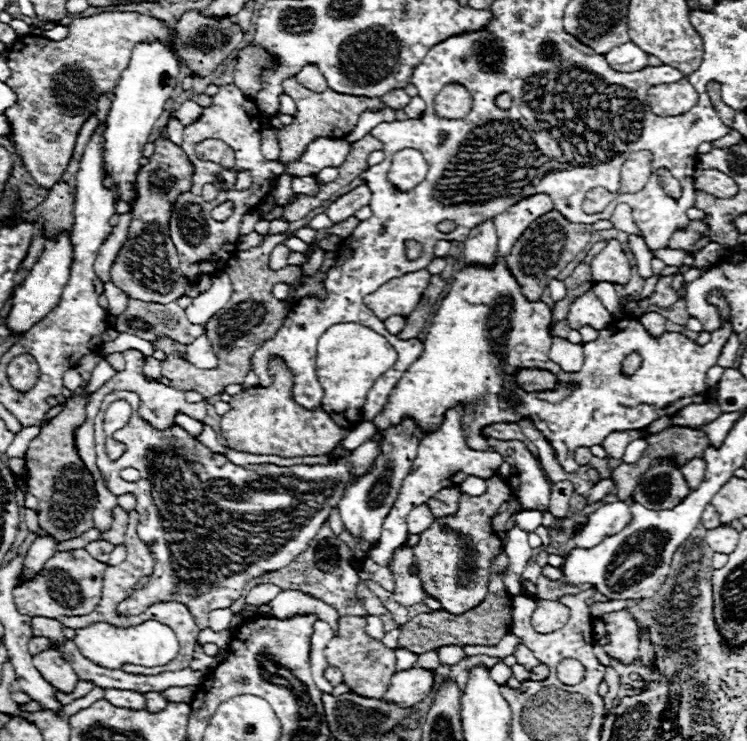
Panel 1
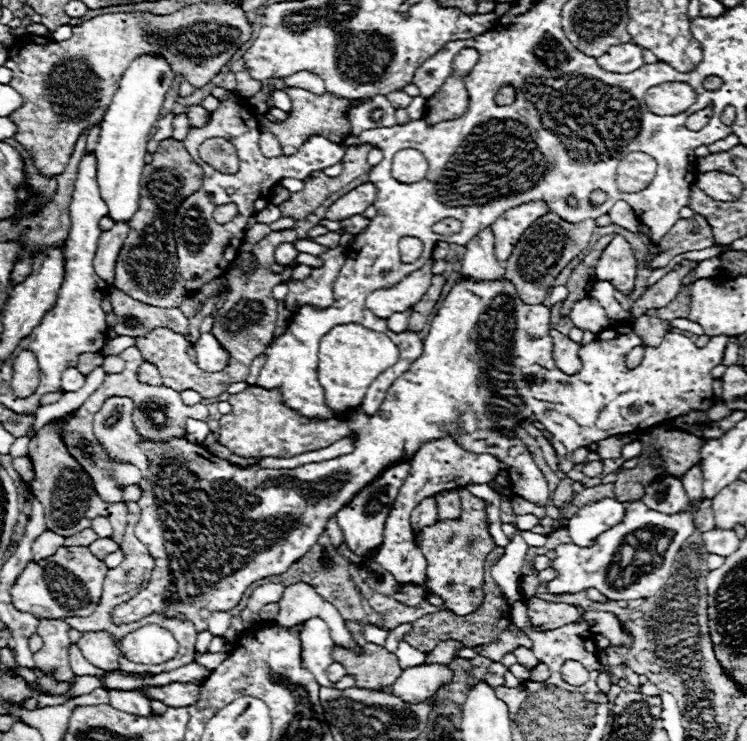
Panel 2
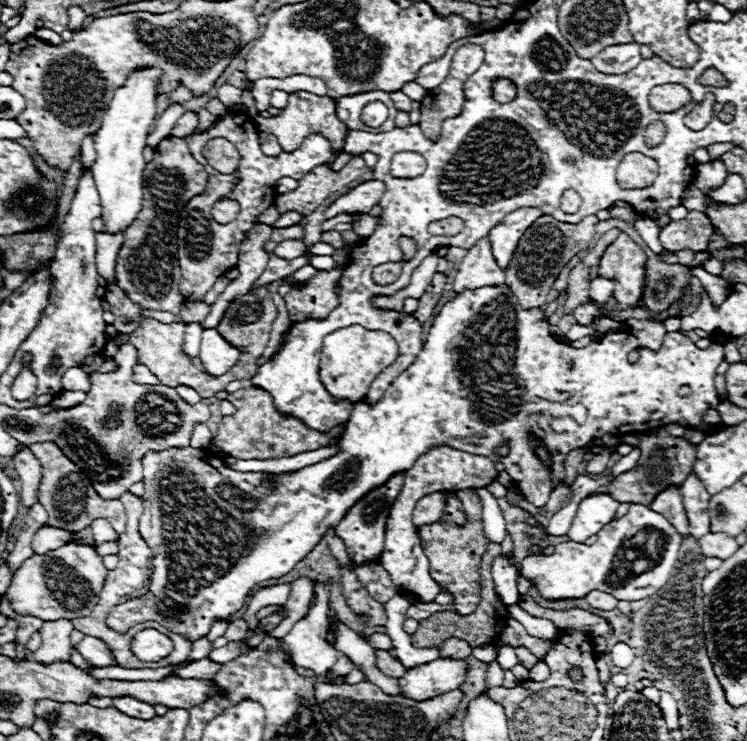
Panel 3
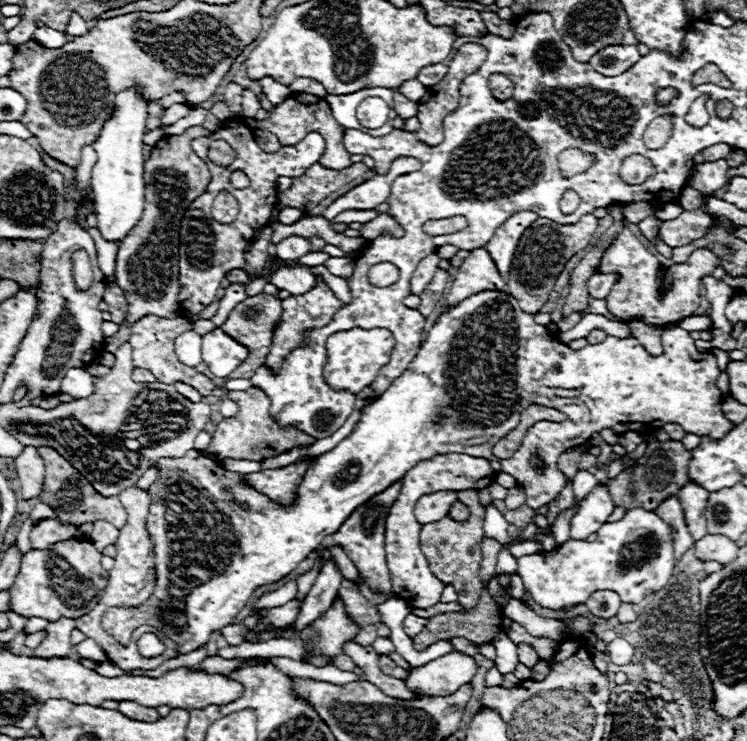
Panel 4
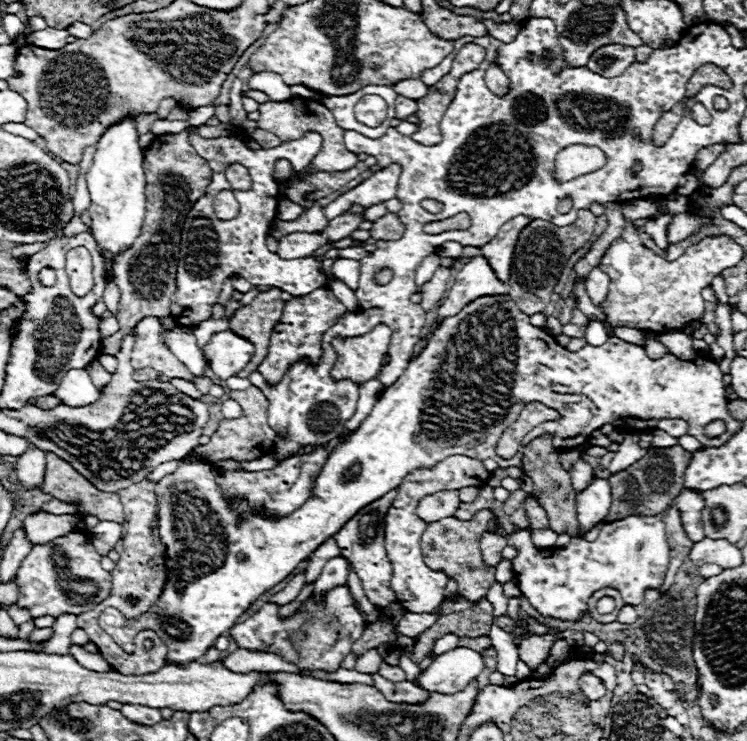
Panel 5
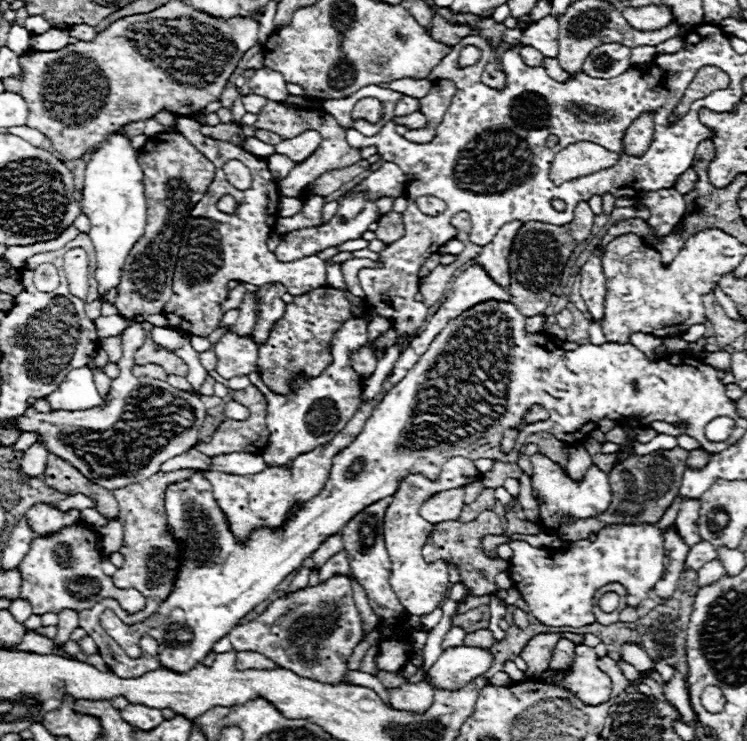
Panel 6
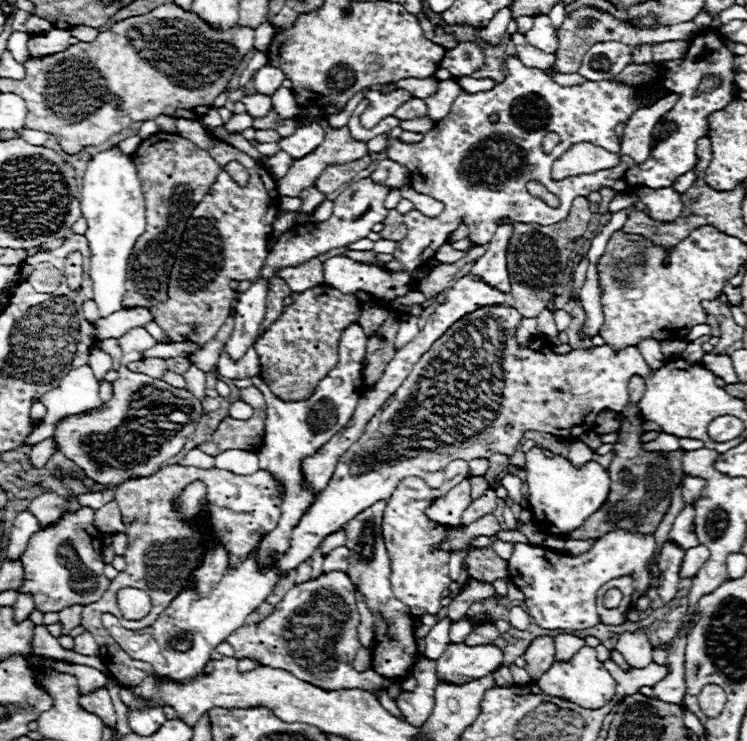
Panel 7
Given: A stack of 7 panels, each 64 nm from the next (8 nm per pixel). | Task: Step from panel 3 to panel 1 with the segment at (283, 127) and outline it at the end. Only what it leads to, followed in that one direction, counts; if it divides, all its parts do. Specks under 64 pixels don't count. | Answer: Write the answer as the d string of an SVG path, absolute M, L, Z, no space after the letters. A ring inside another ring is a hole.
M288 78L282 82L282 88L284 88L284 94L292 96L294 102L296 102L296 116L294 116L294 122L284 126L281 130L278 130L271 126L268 120L261 118L262 128L273 128L274 133L277 135L278 144L280 144L280 156L279 160L284 163L290 163L290 160L296 160L304 150L306 146L318 138L318 136L326 136L326 138L334 138L334 140L342 140L354 126L356 126L356 120L358 120L358 114L364 112L366 108L374 110L374 108L380 108L384 106L380 102L380 98L366 98L366 96L348 96L348 94L338 94L334 90L324 90L322 94L316 94L304 86L300 86L294 78Z

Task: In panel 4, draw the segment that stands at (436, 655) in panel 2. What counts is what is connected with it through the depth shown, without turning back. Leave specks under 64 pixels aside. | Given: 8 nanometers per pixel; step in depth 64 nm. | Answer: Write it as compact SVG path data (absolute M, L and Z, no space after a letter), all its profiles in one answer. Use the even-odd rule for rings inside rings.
M452 638L452 646L453 651L462 652L464 654L468 654L470 656L473 656L475 654L478 654L478 644L474 644L465 638Z

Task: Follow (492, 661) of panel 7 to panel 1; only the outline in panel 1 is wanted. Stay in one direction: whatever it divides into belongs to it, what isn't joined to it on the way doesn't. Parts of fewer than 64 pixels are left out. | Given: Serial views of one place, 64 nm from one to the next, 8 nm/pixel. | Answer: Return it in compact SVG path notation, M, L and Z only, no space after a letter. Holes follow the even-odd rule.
M408 668L392 678L392 684L386 690L384 700L408 708L422 702L432 692L432 688L434 688L434 670Z

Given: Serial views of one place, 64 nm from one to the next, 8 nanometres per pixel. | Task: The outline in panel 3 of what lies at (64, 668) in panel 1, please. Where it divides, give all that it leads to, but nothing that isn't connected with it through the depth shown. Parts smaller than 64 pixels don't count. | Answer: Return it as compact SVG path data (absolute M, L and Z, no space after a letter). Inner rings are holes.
M56 620L56 622L44 622L44 626L40 628L40 636L42 636L42 646L36 652L29 651L34 660L44 662L44 664L52 664L52 662L60 662L60 660L70 660L70 652L72 652L72 644L70 644L70 632L74 630L70 620Z

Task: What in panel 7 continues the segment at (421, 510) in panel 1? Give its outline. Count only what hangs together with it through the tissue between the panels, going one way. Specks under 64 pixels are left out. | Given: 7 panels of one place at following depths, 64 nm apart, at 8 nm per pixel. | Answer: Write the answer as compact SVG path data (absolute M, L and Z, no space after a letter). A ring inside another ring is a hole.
M462 480L456 488L452 488L452 492L448 492L428 508L428 516L440 524L456 526L460 524L462 512L468 508L468 504L472 504L470 480Z

